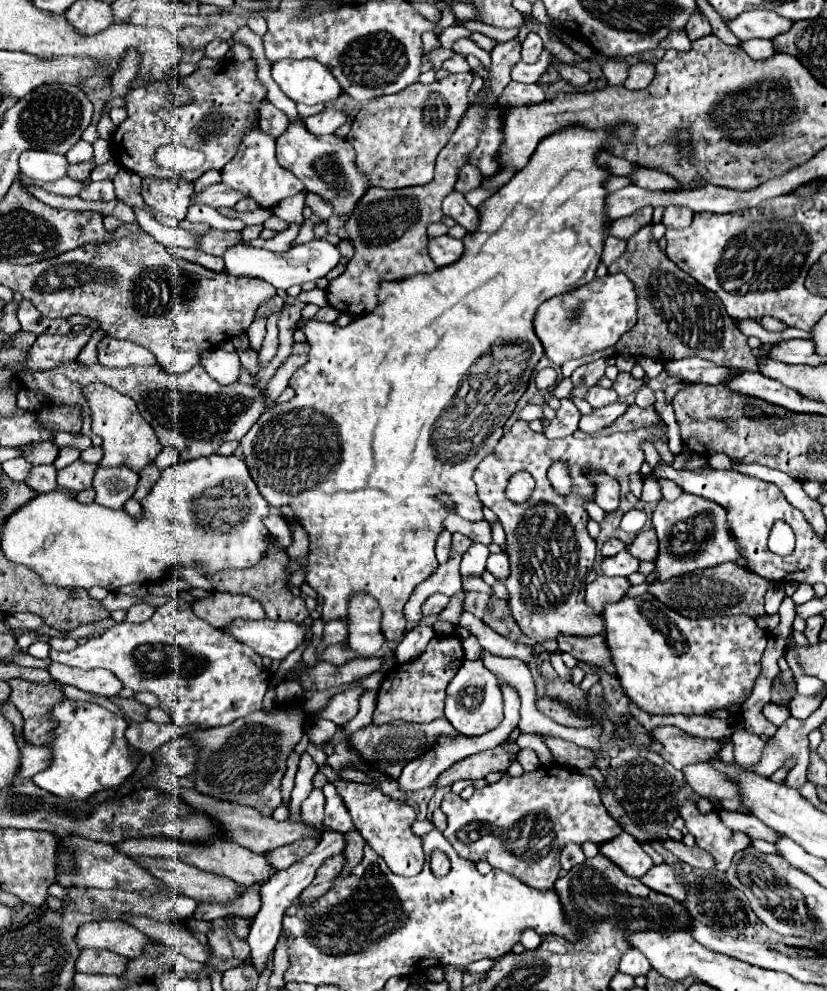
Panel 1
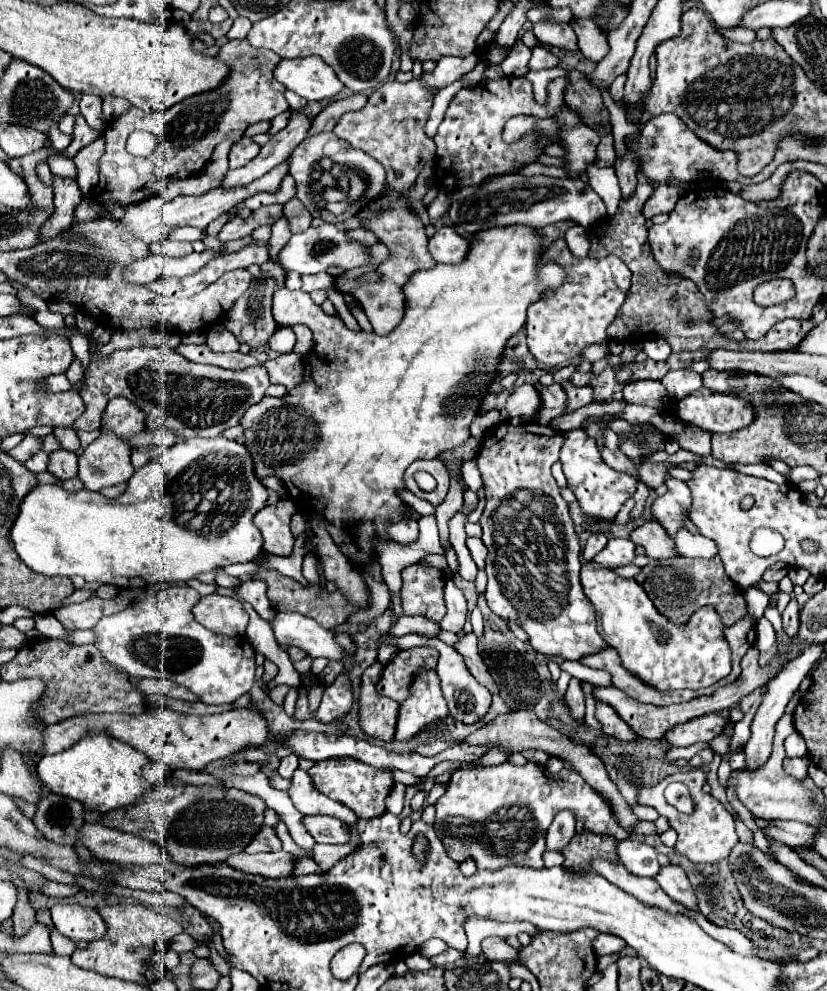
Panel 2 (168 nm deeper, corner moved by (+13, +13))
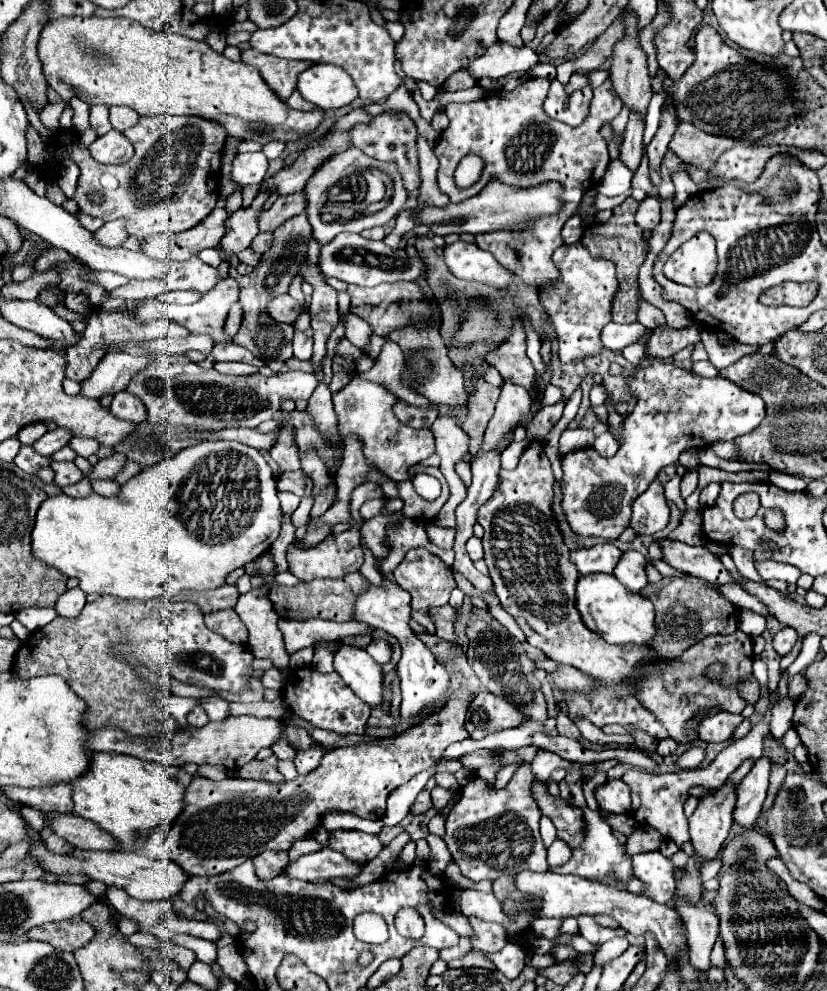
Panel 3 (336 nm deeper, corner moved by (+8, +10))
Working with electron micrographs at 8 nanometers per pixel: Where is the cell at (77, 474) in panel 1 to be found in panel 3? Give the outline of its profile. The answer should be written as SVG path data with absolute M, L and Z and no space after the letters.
M72 461L52 463L52 469L54 469L54 483L58 487L66 487L66 485L78 483L82 479L82 471Z

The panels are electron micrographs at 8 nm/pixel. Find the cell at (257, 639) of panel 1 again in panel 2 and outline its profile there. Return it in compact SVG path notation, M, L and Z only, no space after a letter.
M277 612L269 624L281 646L297 646L313 658L323 656L329 660L343 660L345 668L351 666L351 658L343 656L343 650L335 642L335 634L319 626L313 618L299 612Z

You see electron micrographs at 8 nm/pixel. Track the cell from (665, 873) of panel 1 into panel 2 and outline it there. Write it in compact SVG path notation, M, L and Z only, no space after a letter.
M673 864L661 866L661 870L653 878L673 900L687 904L687 908L697 910L697 898L695 898L693 888L687 880L687 874L681 866L673 866Z

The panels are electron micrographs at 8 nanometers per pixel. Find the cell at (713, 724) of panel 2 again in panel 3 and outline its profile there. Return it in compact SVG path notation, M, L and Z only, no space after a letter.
M716 713L716 715L710 715L706 717L702 723L700 723L700 729L698 729L698 735L702 741L708 741L708 743L722 743L722 741L728 741L736 727L744 721L742 715L734 715L734 713Z

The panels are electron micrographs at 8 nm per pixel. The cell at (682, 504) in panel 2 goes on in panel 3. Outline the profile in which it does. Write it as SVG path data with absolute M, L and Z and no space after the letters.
M686 471L682 477L682 497L688 497L698 487L698 471Z

